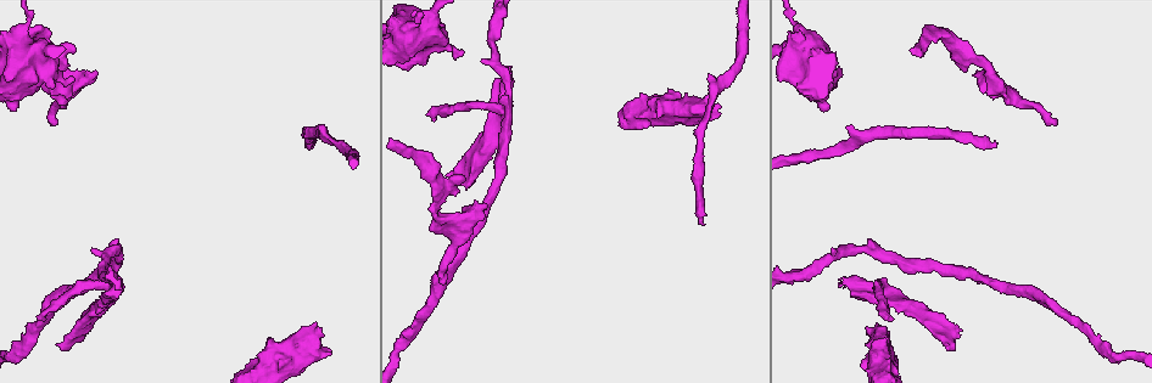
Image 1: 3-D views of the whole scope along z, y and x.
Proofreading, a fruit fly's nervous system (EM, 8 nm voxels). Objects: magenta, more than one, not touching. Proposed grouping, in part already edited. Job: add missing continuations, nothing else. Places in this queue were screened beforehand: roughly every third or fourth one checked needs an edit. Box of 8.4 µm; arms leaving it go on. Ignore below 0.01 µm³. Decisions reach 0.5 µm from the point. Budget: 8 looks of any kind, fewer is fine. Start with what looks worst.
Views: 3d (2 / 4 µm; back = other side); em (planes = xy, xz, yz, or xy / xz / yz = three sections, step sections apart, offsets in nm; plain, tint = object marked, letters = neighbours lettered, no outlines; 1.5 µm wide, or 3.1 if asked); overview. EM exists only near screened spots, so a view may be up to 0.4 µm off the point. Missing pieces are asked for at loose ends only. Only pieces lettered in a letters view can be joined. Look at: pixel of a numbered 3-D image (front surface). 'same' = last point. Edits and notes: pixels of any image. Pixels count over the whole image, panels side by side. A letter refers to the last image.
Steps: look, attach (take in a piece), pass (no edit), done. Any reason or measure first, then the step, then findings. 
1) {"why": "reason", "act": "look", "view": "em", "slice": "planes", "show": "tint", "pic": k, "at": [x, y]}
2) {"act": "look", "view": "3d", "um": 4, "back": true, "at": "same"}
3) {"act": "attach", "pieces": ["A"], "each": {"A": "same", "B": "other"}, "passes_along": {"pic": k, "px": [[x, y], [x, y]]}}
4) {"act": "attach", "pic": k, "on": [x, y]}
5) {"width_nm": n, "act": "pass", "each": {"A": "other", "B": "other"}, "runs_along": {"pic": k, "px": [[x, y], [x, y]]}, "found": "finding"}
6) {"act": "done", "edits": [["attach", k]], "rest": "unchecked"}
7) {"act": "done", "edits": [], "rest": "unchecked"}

{"why": "an open end", "act": "look", "view": "3d", "um": 2, "pic": 1, "at": [891, 319]}

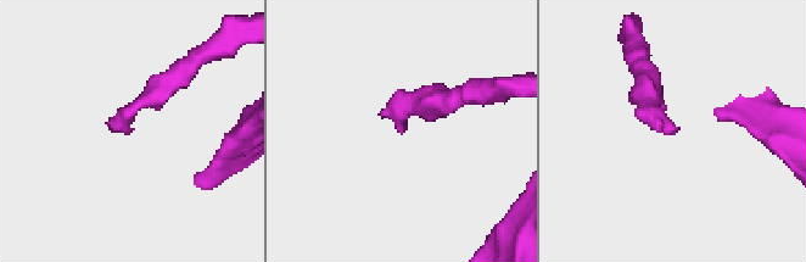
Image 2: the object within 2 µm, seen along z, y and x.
{"act": "look", "view": "em", "slice": "yz", "step": 4, "show": "letters", "pic": 2, "at": [129, 133]}

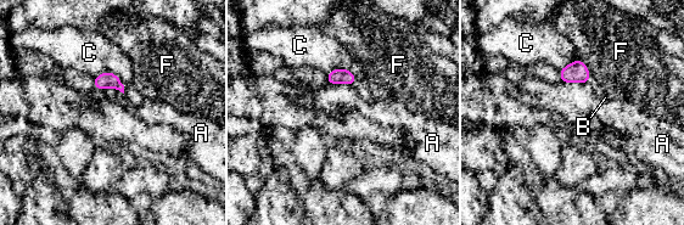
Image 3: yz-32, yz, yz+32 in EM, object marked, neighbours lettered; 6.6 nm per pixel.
{"act": "look", "view": "em", "slice": "planes", "show": "letters", "at": "same"}

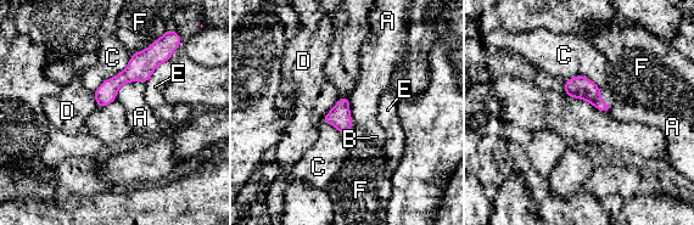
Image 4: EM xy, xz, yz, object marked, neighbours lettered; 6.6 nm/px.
{"act": "pass", "each": {"A": "other", "B": "other", "C": "other", "D": "other", "E": "other", "F": "other"}, "border": {"pic": 4, "px": [[144, 82], [126, 82], [115, 99]]}, "found": "no lettered piece goes on from it"}

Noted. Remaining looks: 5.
{"why": "branch stops here", "act": "look", "view": "em", "slice": "planes", "show": "letters", "pic": 1, "at": [840, 285]}

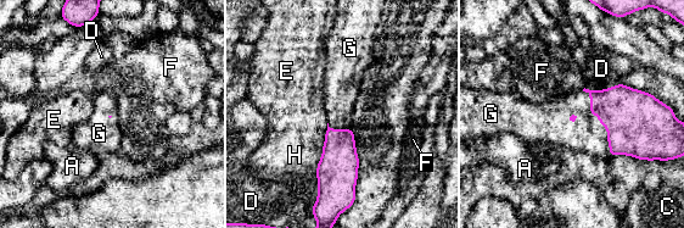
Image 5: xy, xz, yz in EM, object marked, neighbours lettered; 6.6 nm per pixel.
{"act": "attach", "pieces": ["G"], "each": {"A": "other", "C": "other", "D": "other", "E": "other", "F": "other", "G": "same", "H": "other"}, "passes_along": {"pic": 5, "px": [[635, 121], [598, 117], [587, 134]]}, "found": "the cell continues"}

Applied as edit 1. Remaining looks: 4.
{"act": "look", "view": "overview"}

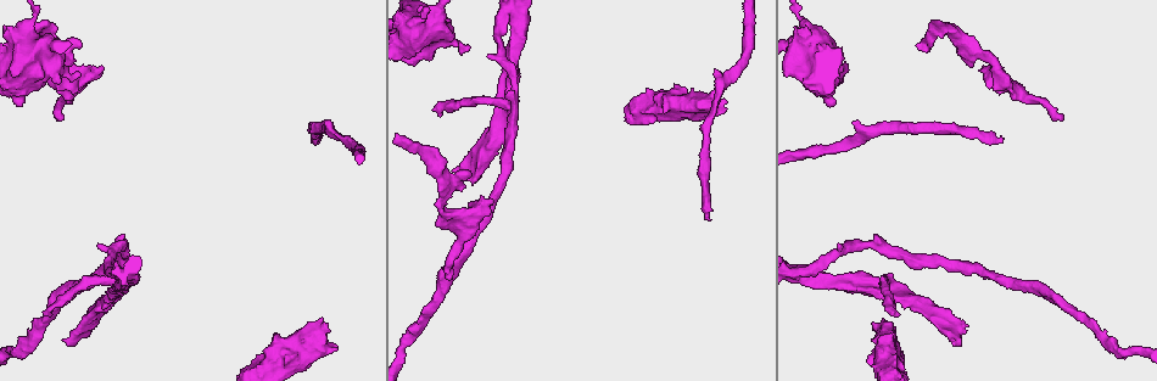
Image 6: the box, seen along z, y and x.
{"why": "branch stops here", "act": "look", "view": "3d", "um": 2, "pic": 6, "at": [959, 46]}

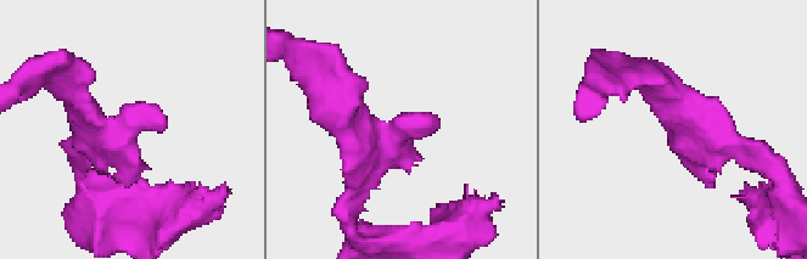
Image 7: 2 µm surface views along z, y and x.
{"act": "look", "view": "em", "slice": "yz", "step": 4, "show": "tint", "pic": 7, "at": [671, 123]}

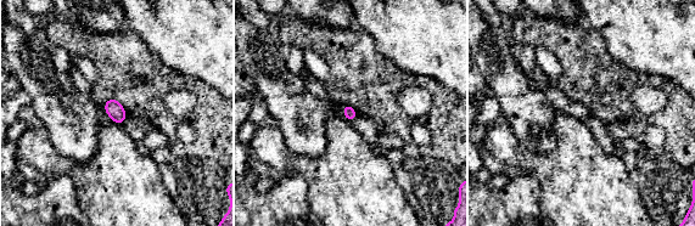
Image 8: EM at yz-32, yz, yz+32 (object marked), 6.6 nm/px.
{"act": "look", "view": "em", "slice": "planes", "show": "letters", "at": "same"}

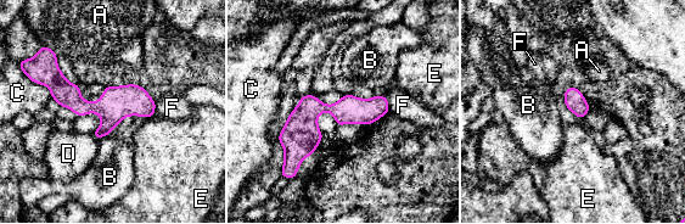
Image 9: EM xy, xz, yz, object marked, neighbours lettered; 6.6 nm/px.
{"act": "pass", "each": {"A": "other", "B": "other", "C": "other", "D": "other", "E": "other", "F": "other"}, "border": {"pic": 9, "px": [[110, 133], [99, 139]]}, "found": "none of them fits"}

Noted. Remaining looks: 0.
{"act": "done", "edits": [["attach", 5]], "rest": "unchecked"}

